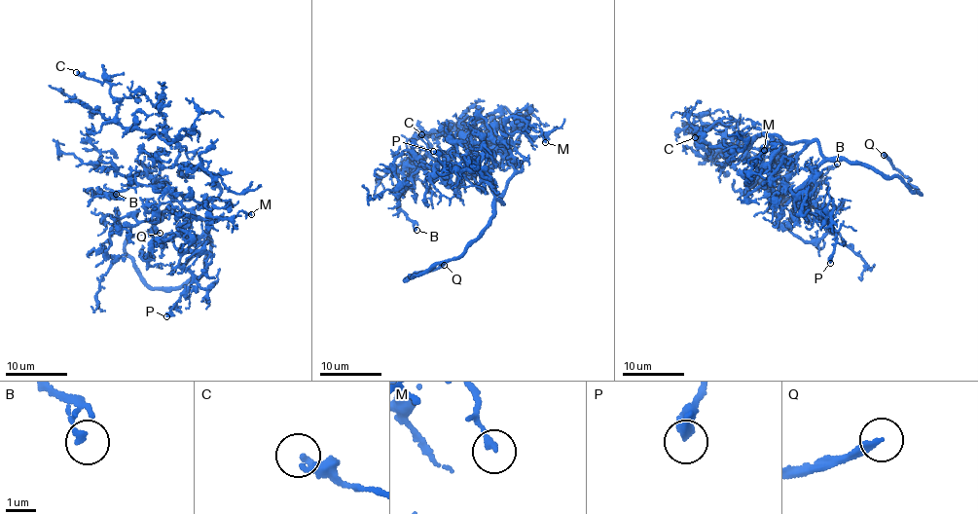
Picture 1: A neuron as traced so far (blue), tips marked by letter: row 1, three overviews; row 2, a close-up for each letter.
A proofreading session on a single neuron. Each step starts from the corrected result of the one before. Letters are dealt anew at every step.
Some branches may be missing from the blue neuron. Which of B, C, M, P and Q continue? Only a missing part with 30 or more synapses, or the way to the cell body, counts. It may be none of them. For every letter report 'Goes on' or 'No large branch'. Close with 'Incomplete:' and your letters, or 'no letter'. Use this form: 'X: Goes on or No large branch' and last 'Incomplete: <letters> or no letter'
B: No large branch
C: No large branch
M: No large branch
P: Goes on
Q: Goes on
Incomplete: P, Q

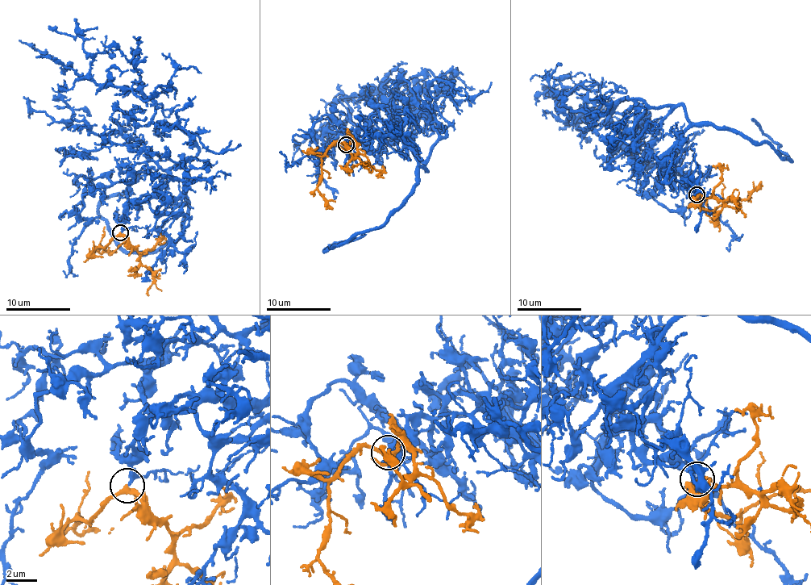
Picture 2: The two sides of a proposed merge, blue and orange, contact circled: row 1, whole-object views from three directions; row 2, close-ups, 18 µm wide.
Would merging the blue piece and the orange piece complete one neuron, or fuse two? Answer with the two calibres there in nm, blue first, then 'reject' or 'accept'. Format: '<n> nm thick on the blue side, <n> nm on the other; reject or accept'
260 nm thick on the blue side, 220 nm on the other; accept

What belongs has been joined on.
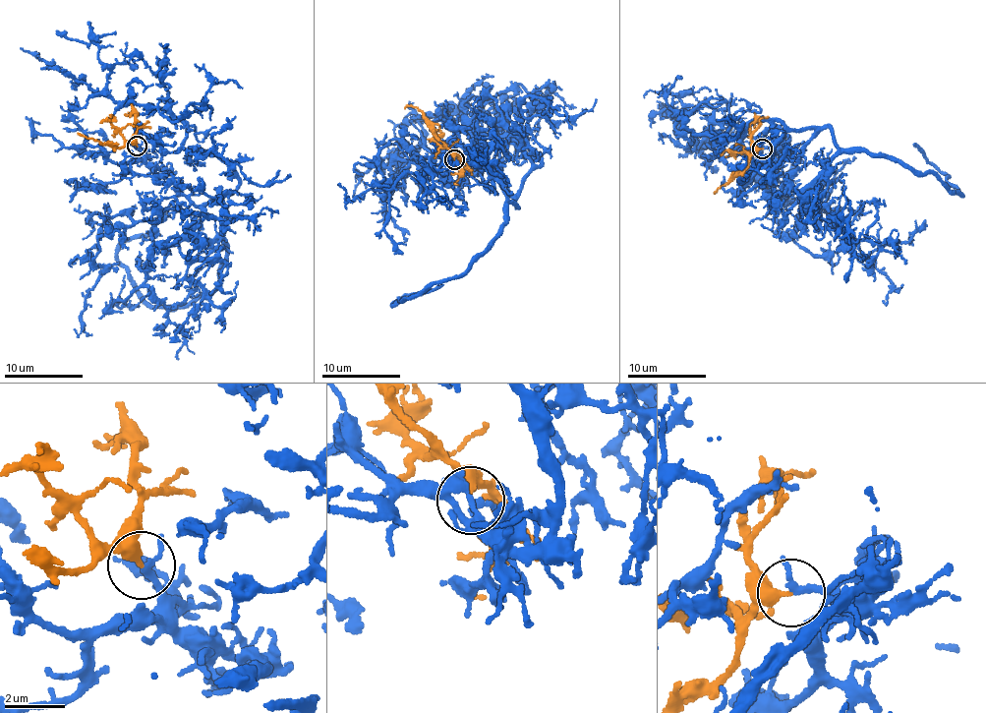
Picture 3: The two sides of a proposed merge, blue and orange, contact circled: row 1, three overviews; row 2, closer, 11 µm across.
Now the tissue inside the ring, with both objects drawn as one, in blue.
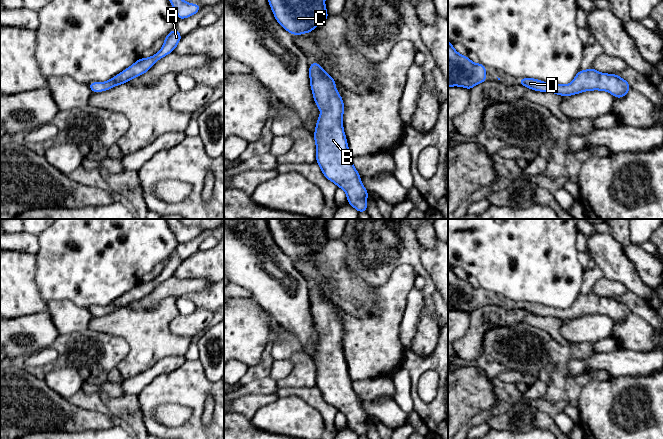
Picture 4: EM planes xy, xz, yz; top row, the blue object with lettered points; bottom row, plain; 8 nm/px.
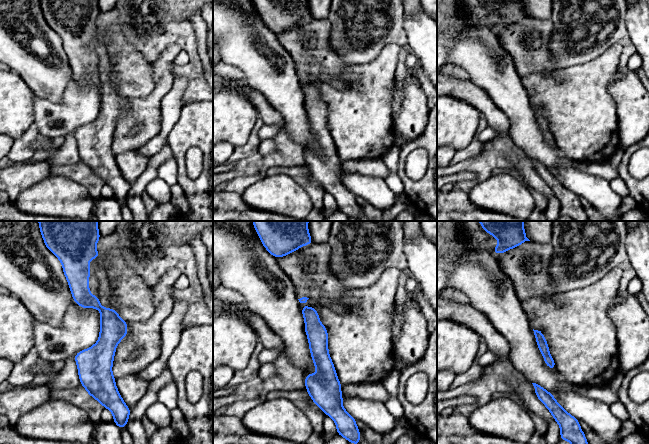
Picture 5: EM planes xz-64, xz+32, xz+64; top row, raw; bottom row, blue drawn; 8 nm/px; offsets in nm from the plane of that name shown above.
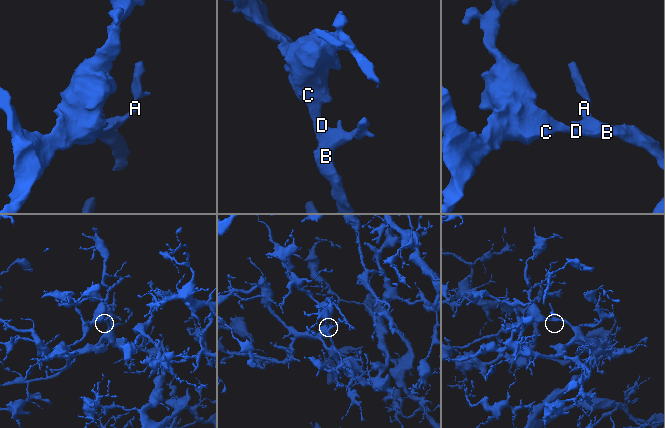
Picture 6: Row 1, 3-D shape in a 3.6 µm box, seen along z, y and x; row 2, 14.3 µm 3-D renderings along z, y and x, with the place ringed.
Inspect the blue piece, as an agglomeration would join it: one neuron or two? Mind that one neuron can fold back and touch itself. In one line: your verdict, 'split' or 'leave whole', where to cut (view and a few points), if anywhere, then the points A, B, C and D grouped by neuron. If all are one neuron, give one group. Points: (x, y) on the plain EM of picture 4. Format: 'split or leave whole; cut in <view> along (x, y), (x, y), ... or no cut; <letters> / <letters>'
leave whole; no cut; A B C D

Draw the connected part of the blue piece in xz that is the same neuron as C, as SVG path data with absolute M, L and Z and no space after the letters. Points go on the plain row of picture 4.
M267 219L277 246L292 259L310 257L328 243L326 219Z

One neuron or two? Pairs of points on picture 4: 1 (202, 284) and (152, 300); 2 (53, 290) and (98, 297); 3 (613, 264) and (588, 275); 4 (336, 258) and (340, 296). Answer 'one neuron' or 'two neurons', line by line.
1: one neuron
2: one neuron
3: two neurons
4: one neuron

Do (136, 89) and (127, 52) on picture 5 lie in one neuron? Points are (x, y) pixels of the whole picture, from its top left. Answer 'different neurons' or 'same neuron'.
same neuron

